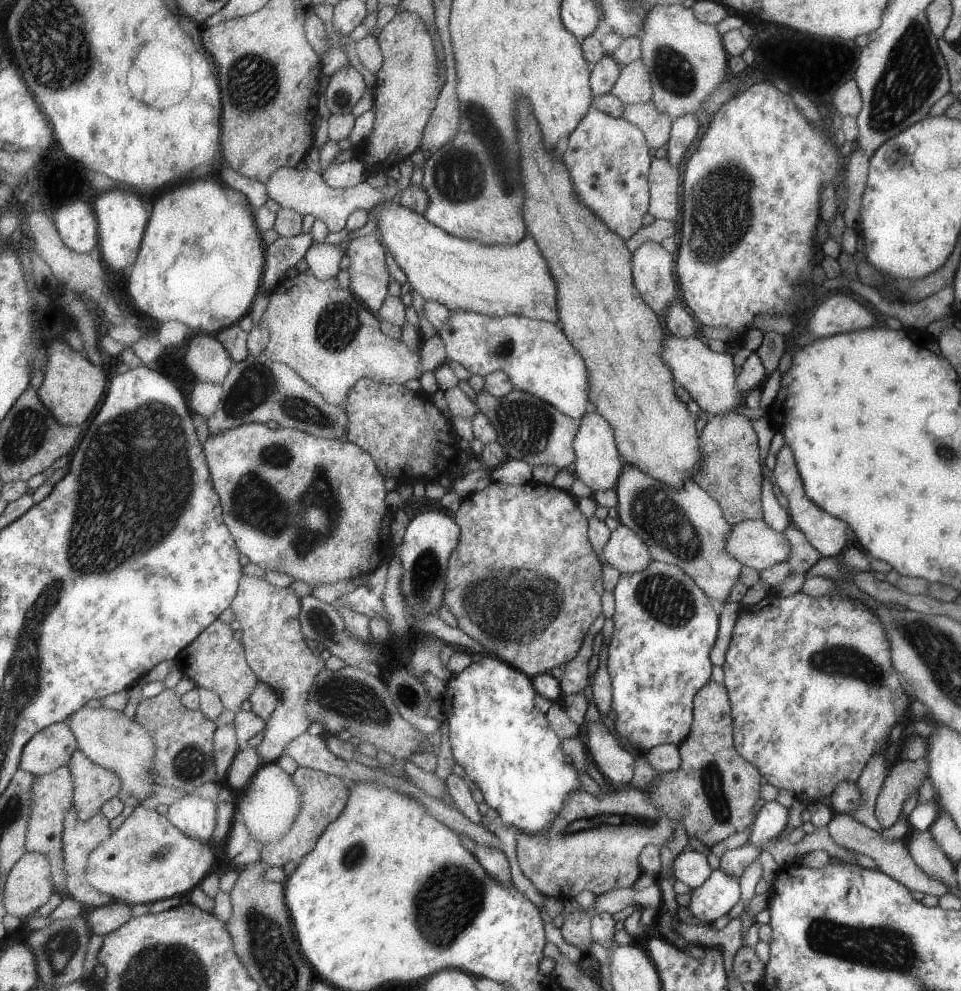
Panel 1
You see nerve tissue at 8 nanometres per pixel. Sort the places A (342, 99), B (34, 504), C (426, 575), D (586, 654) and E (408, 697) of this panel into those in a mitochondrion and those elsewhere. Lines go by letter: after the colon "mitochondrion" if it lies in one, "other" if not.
A: mitochondrion
B: other
C: mitochondrion
D: other
E: mitochondrion

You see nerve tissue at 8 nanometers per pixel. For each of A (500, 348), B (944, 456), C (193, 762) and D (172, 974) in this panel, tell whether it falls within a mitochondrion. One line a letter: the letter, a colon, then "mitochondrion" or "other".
A: mitochondrion
B: mitochondrion
C: mitochondrion
D: mitochondrion

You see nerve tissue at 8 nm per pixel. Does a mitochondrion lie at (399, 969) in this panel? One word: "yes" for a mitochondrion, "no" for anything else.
no

